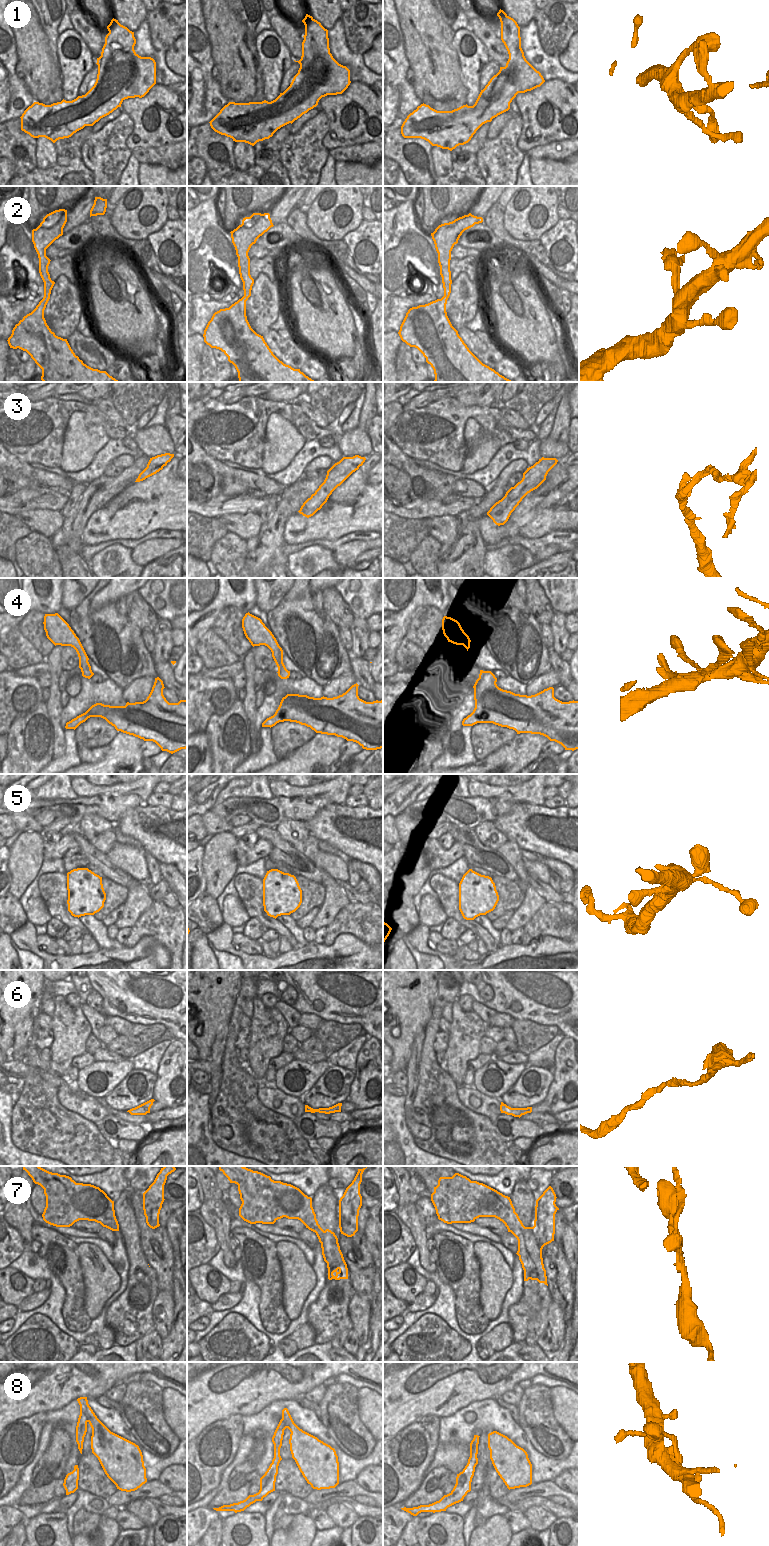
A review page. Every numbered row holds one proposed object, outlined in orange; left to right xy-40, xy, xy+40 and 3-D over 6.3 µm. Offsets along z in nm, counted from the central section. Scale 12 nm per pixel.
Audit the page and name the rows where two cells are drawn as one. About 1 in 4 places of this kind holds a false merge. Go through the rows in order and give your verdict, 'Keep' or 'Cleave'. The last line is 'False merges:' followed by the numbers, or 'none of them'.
1: Keep
2: Keep
3: Keep
4: Keep
5: Keep
6: Keep
7: Cleave
8: Keep
False merges: 7.

